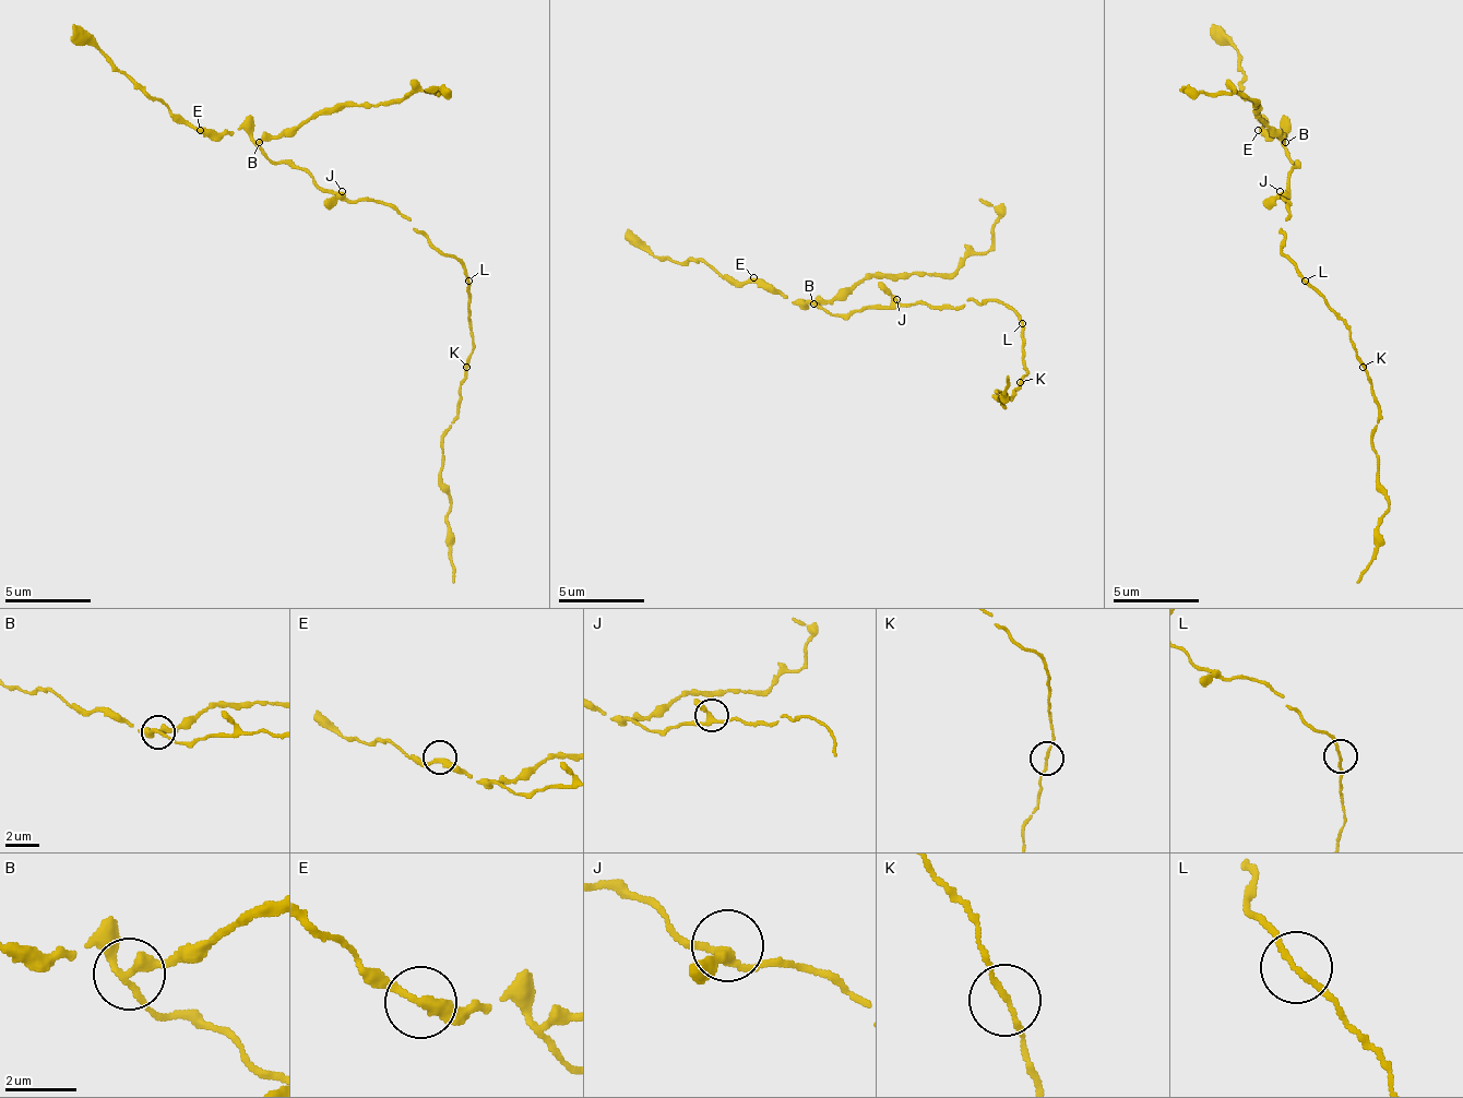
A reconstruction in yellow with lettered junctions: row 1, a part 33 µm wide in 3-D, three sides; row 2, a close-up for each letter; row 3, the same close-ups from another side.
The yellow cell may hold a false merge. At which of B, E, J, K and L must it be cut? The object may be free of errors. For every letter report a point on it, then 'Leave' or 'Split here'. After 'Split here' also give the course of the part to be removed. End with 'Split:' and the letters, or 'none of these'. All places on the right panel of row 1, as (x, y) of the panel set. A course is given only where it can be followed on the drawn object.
B: Place: (1285, 142). Split here. Course of the part to remove: (1284, 143), (1258, 117), (1253, 105), (1237, 92), (1189, 92), (1180, 87)
E: Place: (1258, 130). Leave
J: Place: (1280, 191). Leave
K: Place: (1363, 367). Leave
L: Place: (1305, 281). Leave
Split: B

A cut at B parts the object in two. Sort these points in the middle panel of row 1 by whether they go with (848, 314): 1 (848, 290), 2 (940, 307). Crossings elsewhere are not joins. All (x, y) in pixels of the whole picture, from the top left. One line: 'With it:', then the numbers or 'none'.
With it: 2

